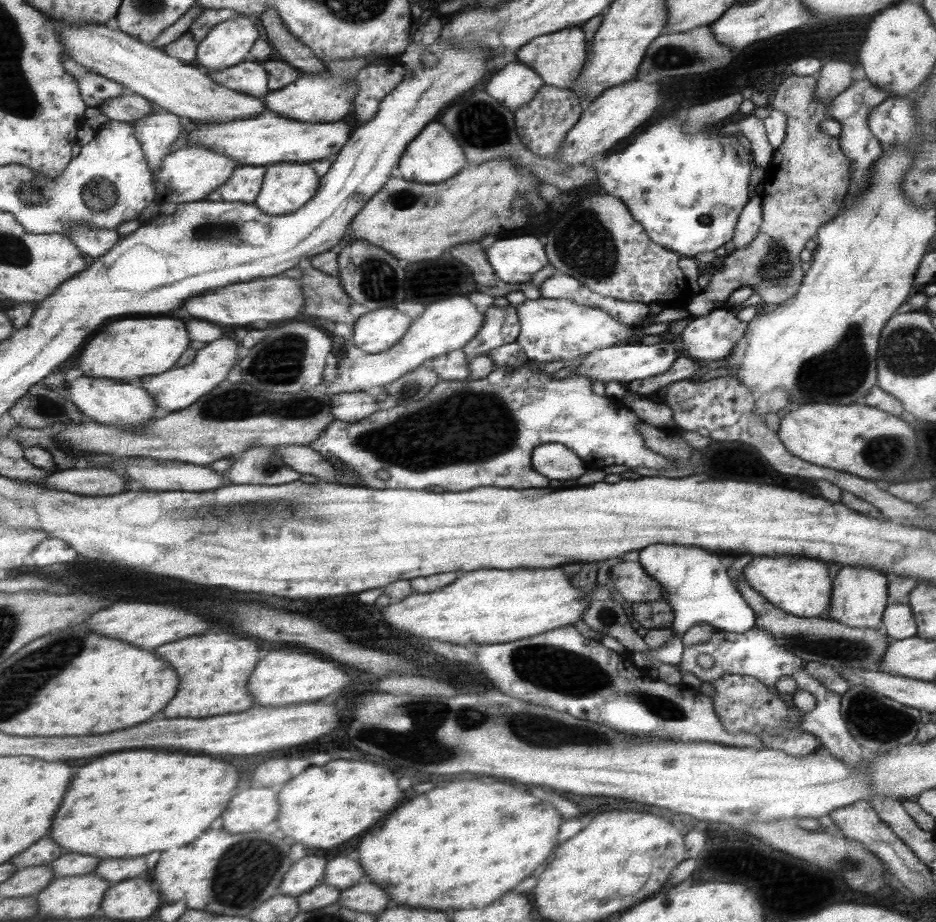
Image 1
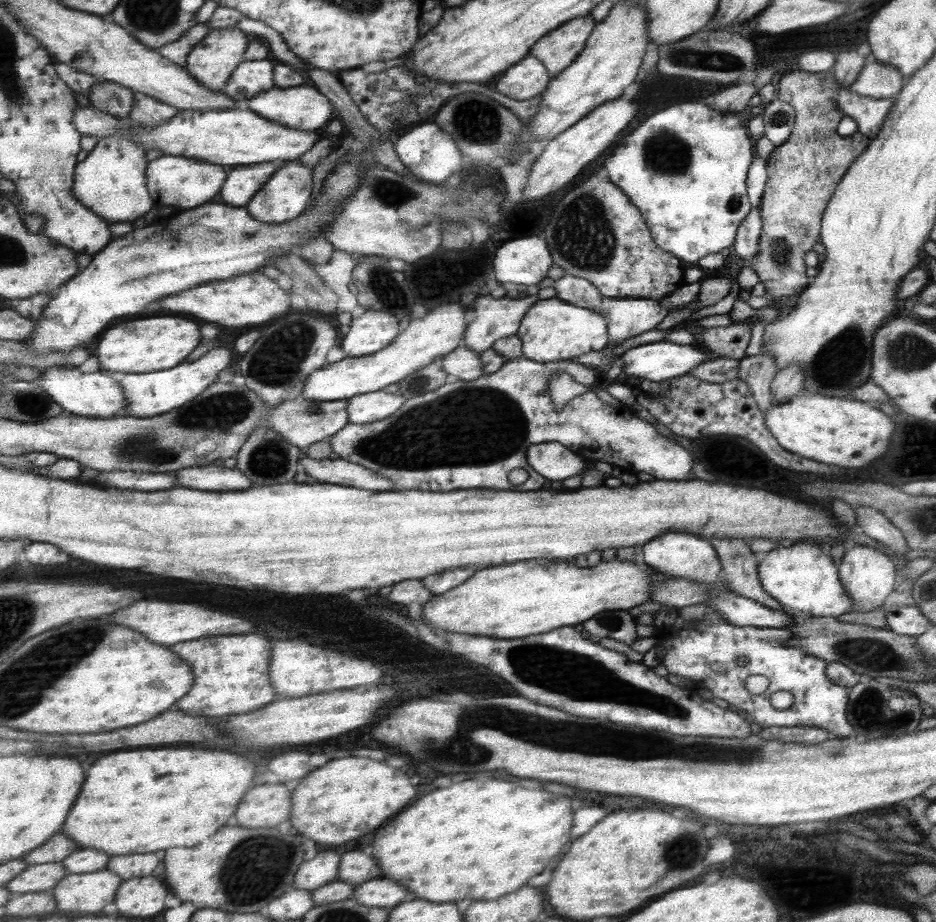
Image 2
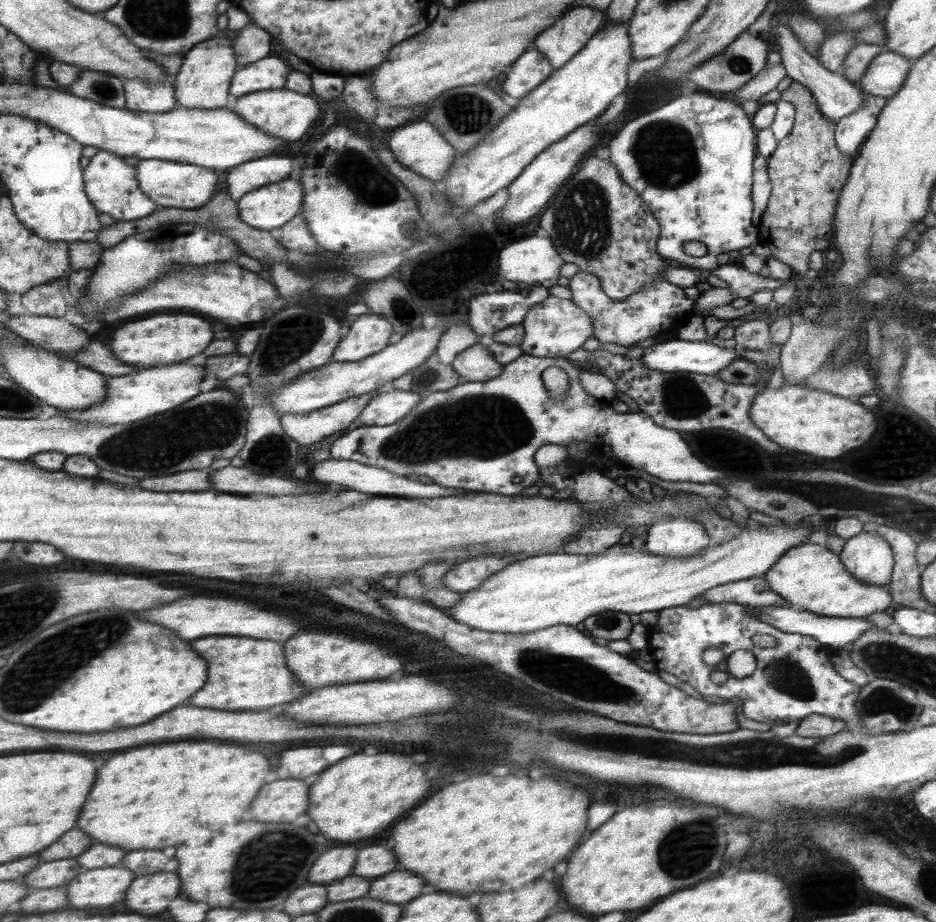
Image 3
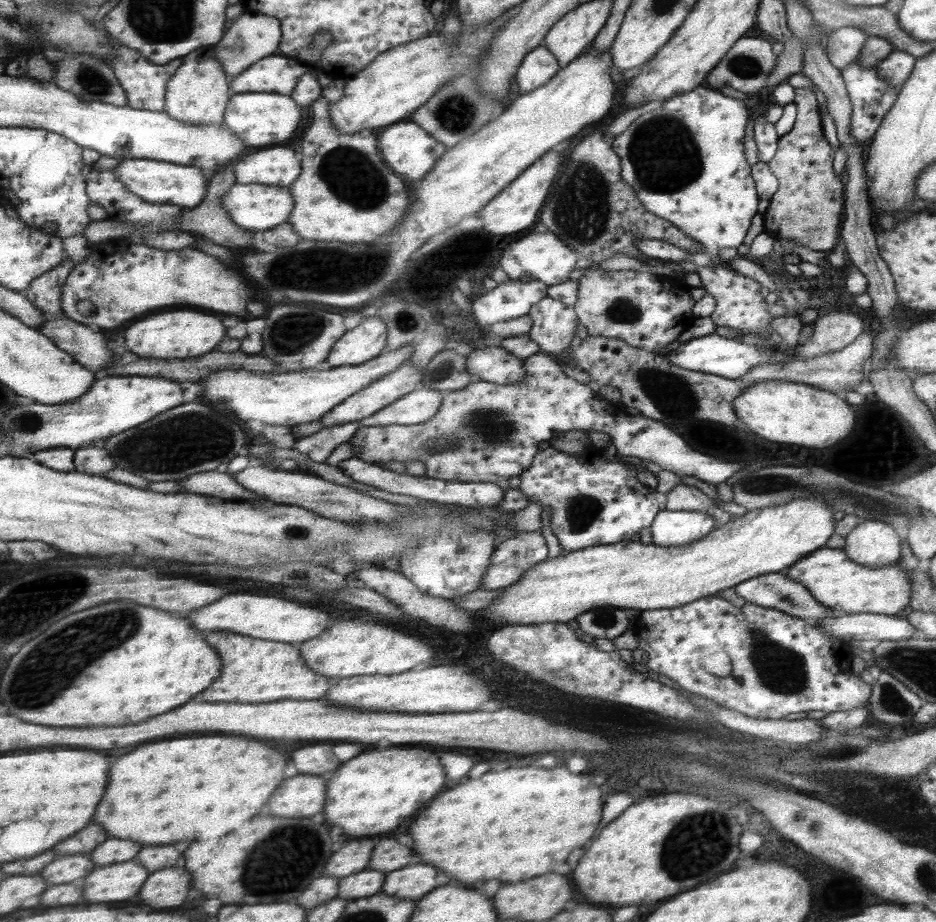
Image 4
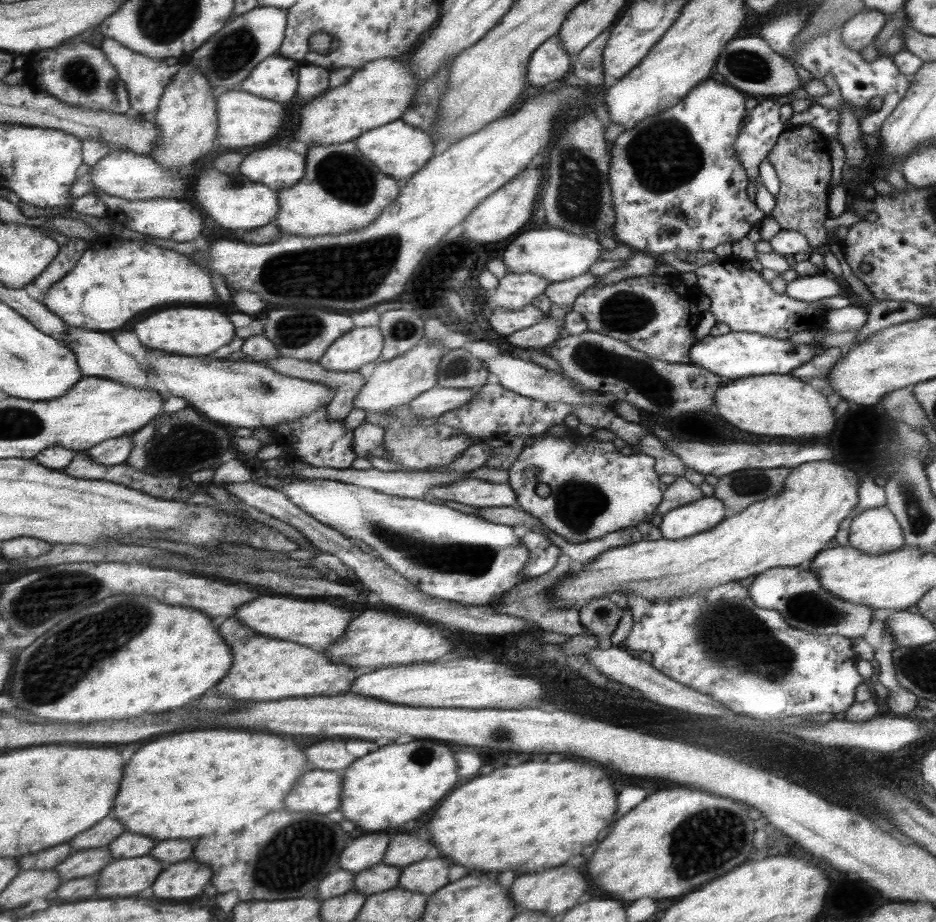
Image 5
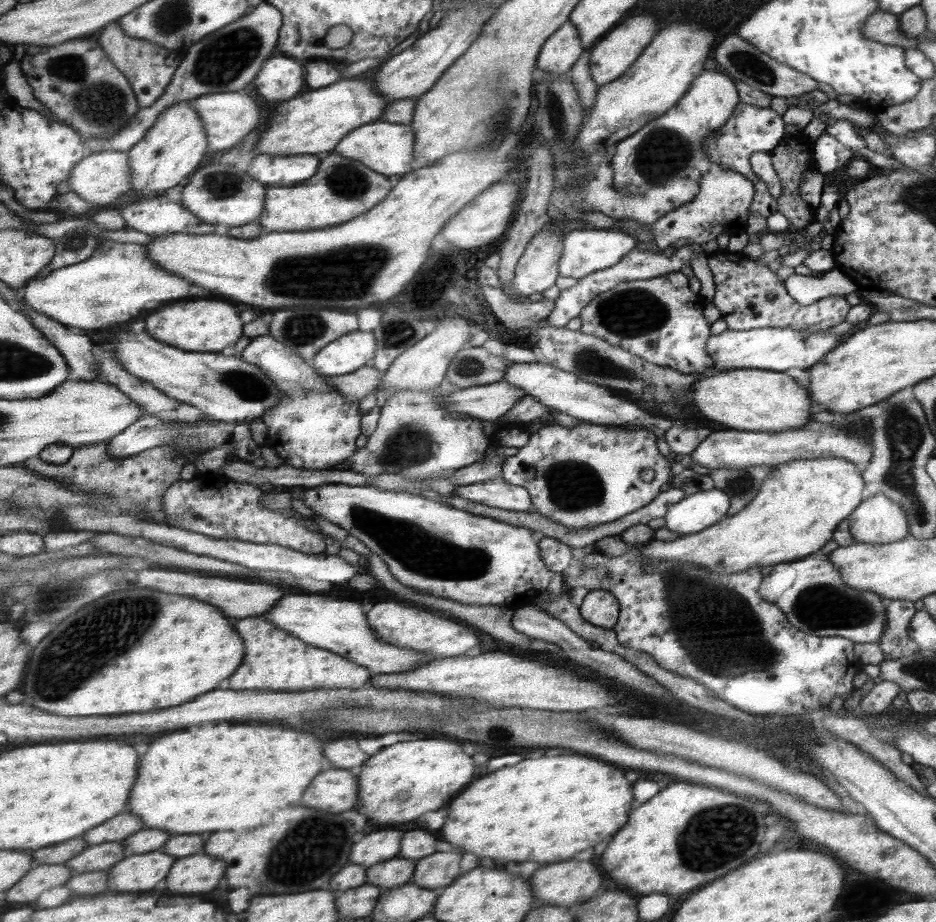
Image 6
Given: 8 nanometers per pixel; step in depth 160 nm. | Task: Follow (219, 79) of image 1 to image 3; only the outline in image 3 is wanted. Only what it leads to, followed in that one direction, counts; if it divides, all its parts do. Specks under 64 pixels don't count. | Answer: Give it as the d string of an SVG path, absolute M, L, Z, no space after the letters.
M271 54L239 67L232 81L230 94L242 97L262 90L284 89L292 70L285 58Z

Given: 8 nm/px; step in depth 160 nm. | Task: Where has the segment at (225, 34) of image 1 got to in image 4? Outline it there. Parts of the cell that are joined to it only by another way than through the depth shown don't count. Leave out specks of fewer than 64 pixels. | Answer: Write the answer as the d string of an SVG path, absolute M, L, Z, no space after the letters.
M215 46L202 47L184 57L183 64L168 84L166 110L174 119L192 125L223 125L230 104L231 79L216 57Z

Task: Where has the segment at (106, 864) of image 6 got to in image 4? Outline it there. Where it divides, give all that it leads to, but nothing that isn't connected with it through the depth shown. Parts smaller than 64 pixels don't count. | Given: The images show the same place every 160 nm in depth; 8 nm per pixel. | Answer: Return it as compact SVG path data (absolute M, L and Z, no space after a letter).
M67 856L61 860L55 860L51 866L41 870L41 876L47 880L51 878L51 884L71 884L89 872L93 872L95 864L87 856Z

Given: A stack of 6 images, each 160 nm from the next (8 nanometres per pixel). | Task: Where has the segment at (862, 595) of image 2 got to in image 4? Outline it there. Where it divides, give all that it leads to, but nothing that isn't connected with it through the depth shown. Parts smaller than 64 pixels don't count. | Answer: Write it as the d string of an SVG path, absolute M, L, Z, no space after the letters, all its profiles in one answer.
M865 520L844 537L842 550L849 556L851 562L862 564L863 567L885 567L901 559L901 540L902 536L889 523Z

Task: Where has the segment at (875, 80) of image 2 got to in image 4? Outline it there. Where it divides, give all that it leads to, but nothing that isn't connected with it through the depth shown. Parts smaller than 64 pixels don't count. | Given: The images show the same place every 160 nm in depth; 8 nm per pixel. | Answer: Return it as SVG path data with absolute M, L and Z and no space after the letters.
M891 51L876 64L875 69L880 78L886 80L887 84L891 84L891 87L899 92L907 81L911 69L914 68L915 59L914 55L903 51Z

